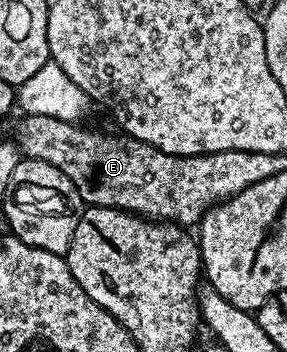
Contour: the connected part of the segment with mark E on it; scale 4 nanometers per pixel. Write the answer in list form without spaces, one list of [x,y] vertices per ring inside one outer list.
[[[35,115],[22,119],[17,137],[20,153],[28,160],[57,166],[73,182],[80,201],[93,208],[119,208],[156,222],[195,226],[212,206],[270,177],[271,154],[264,152],[229,150],[206,156],[174,156],[140,140],[105,138],[82,128],[79,122]]]

